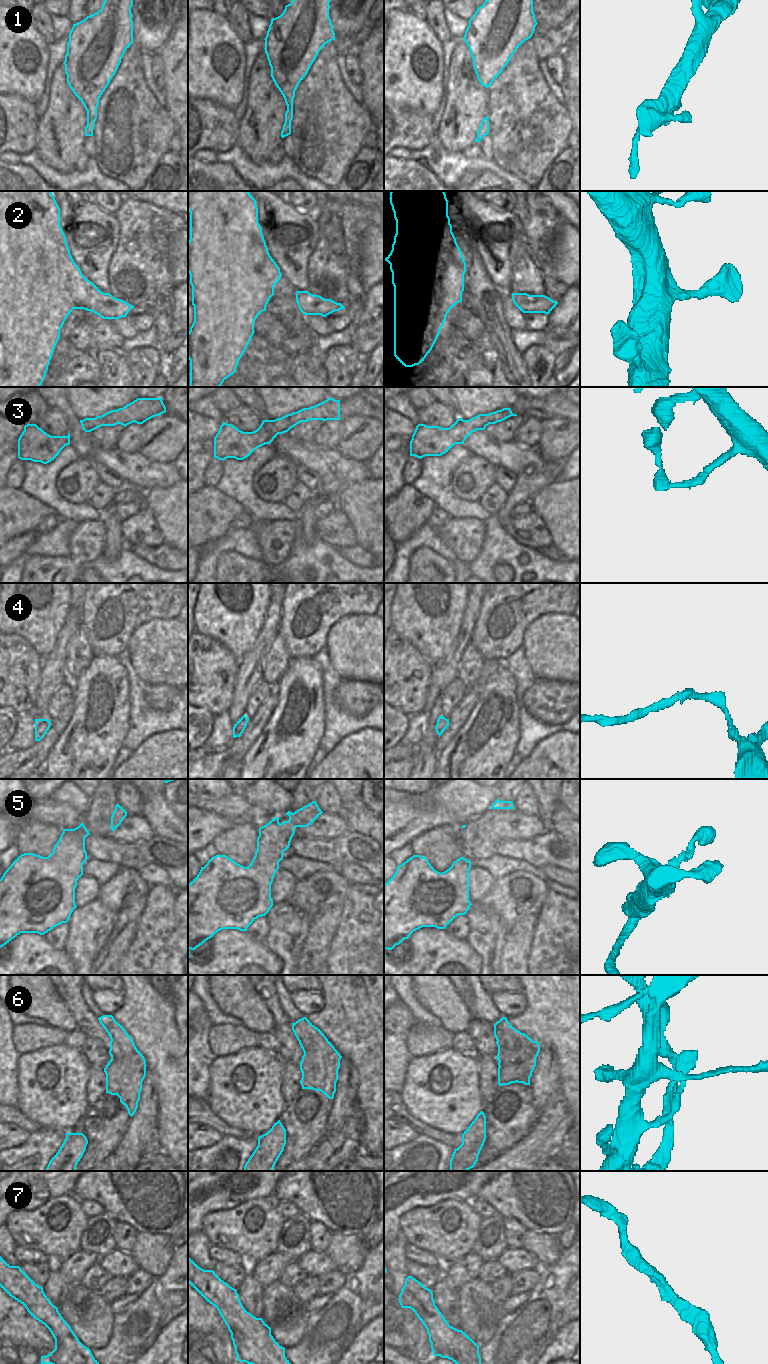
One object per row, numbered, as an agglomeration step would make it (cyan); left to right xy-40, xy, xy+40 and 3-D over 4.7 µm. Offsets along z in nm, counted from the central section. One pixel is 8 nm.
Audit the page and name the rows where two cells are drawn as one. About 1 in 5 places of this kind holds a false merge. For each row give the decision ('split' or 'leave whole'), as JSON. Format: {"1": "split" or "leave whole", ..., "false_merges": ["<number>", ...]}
{"1": "leave whole", "2": "leave whole", "3": "split", "4": "leave whole", "5": "leave whole", "6": "split", "7": "leave whole", "false_merges": ["3", "6"]}

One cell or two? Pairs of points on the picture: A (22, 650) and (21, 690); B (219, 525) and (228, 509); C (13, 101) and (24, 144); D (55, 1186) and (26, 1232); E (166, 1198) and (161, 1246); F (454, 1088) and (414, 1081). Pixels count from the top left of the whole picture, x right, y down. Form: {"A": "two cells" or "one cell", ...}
{"A": "one cell", "B": "one cell", "C": "one cell", "D": "two cells", "E": "two cells", "F": "one cell"}

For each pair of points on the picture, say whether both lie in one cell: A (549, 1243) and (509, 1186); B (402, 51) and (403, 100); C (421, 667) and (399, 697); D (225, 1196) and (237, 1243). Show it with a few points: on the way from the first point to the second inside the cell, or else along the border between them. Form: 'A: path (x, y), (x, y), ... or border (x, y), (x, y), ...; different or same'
A: border (527, 1229), (558, 1236); different
B: path (403, 63), (403, 88); same
C: path (412, 670), (401, 679), (401, 688); same
D: border (250, 1200), (229, 1209), (210, 1211), (205, 1215); different

